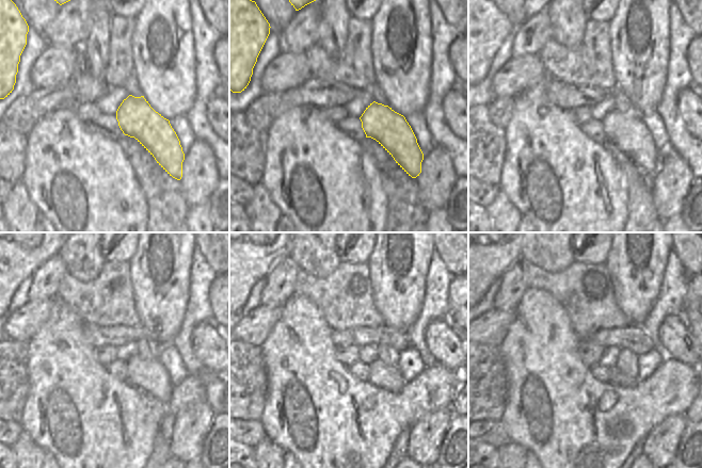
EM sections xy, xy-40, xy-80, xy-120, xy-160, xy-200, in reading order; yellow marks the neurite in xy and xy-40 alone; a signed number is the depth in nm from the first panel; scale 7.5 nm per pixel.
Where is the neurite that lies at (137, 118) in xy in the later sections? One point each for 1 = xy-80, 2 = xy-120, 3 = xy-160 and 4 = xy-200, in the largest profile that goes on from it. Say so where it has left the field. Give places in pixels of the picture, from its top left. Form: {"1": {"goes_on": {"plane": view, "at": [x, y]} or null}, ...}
{"1": {"goes_on": {"plane": "xy-80", "at": [627, 131]}}, "2": {"goes_on": {"plane": "xy-120", "at": [149, 375]}}, "3": {"goes_on": {"plane": "xy-160", "at": [385, 376]}}, "4": {"goes_on": {"plane": "xy-200", "at": [619, 378]}}}

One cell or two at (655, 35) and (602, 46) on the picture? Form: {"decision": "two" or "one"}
{"decision": "two"}

